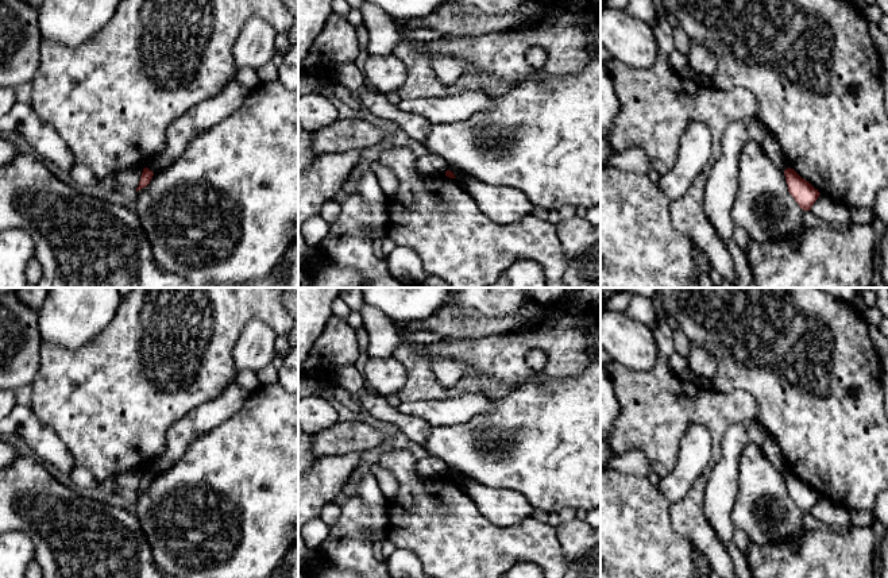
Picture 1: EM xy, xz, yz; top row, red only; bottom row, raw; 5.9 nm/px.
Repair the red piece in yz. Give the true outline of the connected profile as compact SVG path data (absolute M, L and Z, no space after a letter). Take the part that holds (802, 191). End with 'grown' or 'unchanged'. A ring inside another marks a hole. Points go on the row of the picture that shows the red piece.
M794 169L784 170L788 192L799 204L803 211L810 211L814 203L819 197L818 189L815 189L808 181L802 178Z | unchanged

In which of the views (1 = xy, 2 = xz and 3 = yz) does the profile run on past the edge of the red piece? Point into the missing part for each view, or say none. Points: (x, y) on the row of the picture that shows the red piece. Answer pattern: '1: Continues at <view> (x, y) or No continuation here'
1: No continuation here
2: No continuation here
3: No continuation here

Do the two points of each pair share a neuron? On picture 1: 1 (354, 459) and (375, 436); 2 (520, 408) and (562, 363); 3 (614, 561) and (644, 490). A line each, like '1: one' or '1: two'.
1: two
2: two
3: one

